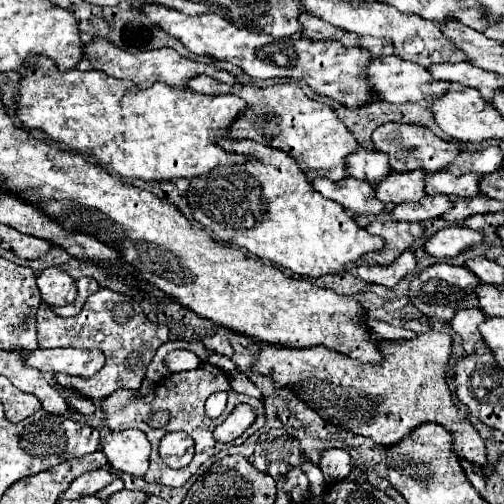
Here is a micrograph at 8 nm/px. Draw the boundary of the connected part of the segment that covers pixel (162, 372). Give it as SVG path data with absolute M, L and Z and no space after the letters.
M175 339L175 341L167 341L165 345L161 345L161 347L157 349L155 357L151 359L149 367L147 367L145 381L155 381L155 383L163 381L163 379L169 375L169 371L165 369L165 363L163 363L165 355L167 355L169 351L173 351L173 349L185 349L185 347L187 347L187 345L185 345L185 341L179 341L179 339Z

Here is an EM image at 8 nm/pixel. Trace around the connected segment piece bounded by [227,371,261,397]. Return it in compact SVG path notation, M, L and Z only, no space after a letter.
M227 371L227 375L229 375L229 381L231 381L229 389L233 389L237 393L247 393L249 397L261 397L261 391L239 371Z

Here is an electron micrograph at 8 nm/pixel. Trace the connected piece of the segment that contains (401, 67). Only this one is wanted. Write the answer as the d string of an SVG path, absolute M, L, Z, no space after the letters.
M389 55L389 57L381 57L381 59L373 59L369 69L367 69L367 77L369 83L373 85L375 93L379 99L387 101L387 103L429 103L437 97L443 97L449 91L449 81L439 81L435 79L427 67L417 65L413 61L405 61L397 55Z

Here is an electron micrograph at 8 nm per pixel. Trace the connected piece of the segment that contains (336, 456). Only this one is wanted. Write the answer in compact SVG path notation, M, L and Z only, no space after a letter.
M341 449L325 451L319 463L319 469L323 471L327 483L339 481L351 473L351 457Z

